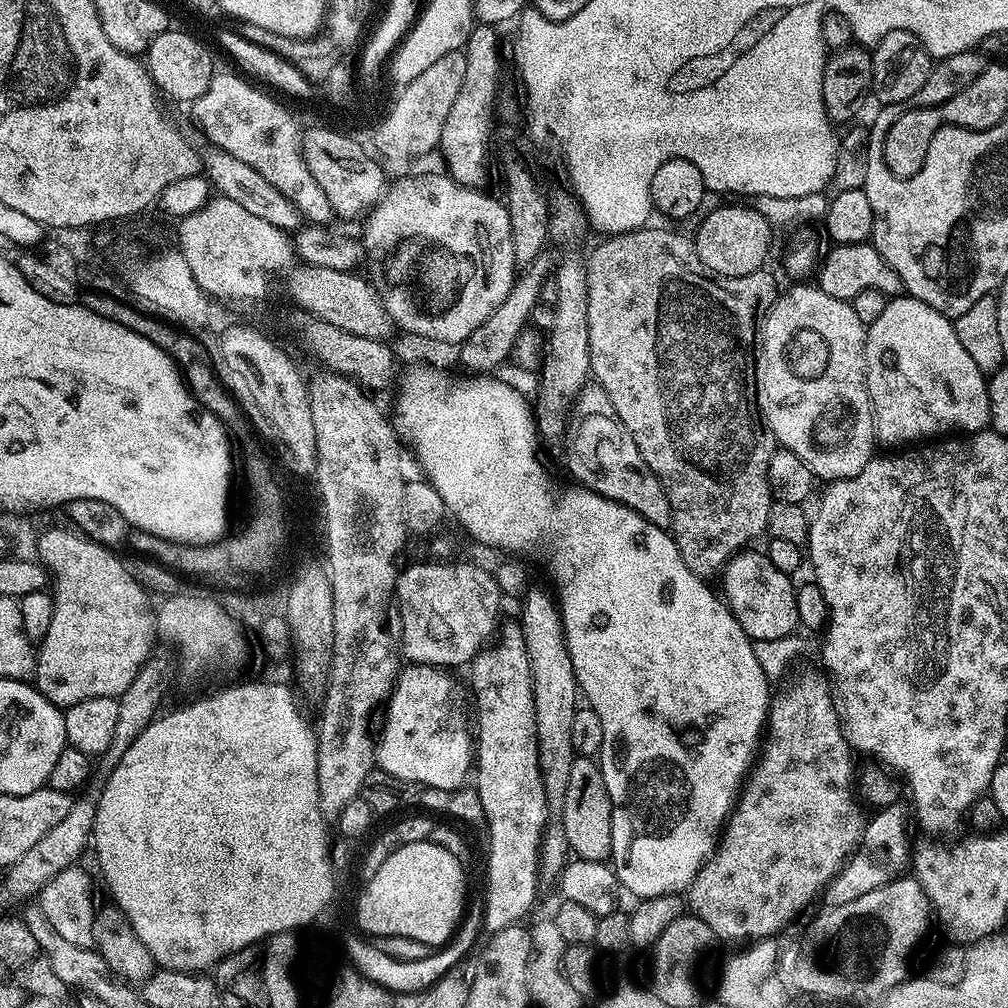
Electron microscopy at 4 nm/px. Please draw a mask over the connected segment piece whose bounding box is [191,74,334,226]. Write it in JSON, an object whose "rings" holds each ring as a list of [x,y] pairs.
{"rings":[[[213,75],[206,94],[199,96],[191,105],[201,130],[213,145],[258,170],[271,186],[286,196],[307,223],[331,225],[334,213],[330,198],[326,198],[322,186],[314,182],[304,162],[302,134],[296,130],[295,118],[274,97],[259,92],[254,85],[247,84],[248,80],[243,75],[237,75]]]}

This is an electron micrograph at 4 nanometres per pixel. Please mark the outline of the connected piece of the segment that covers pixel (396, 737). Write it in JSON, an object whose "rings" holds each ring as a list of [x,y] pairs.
{"rings":[[[413,664],[401,667],[400,674],[396,678],[396,685],[392,687],[392,695],[386,701],[386,709],[388,713],[384,716],[384,729],[379,729],[378,743],[376,745],[376,764],[379,771],[382,771],[387,776],[392,776],[394,779],[405,780],[410,783],[420,783],[423,787],[442,787],[442,789],[458,788],[469,779],[470,773],[474,768],[474,740],[470,735],[467,736],[460,728],[451,728],[448,725],[448,699],[452,696],[452,680],[447,676],[449,674],[443,667],[434,665]]]}

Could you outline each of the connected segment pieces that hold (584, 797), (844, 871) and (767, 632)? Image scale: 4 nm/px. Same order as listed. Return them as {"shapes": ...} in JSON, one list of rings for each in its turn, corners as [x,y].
{"shapes":[[[[576,756],[570,766],[570,783],[558,817],[564,827],[569,853],[578,860],[607,861],[612,855],[612,803],[606,794],[599,763],[591,756]]],[[[897,802],[881,808],[873,820],[871,817],[865,823],[860,847],[840,869],[840,875],[828,884],[826,897],[831,907],[846,906],[846,902],[854,902],[854,898],[862,898],[862,894],[870,894],[870,890],[878,890],[878,886],[886,886],[891,880],[899,880],[905,875],[904,867],[910,864],[910,848],[908,852],[908,816],[902,805]]],[[[741,550],[733,554],[722,568],[724,603],[728,605],[734,618],[738,618],[742,630],[752,641],[776,640],[793,635],[800,624],[796,601],[797,585],[792,584],[793,577],[778,570],[763,551],[748,551]]]]}

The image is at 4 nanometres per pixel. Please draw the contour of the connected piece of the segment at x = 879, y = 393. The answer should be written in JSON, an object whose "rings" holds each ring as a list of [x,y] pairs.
{"rings":[[[901,294],[889,299],[882,315],[867,325],[864,373],[881,445],[912,446],[945,434],[971,434],[989,427],[986,373],[978,370],[958,342],[955,323],[913,296]]]}

